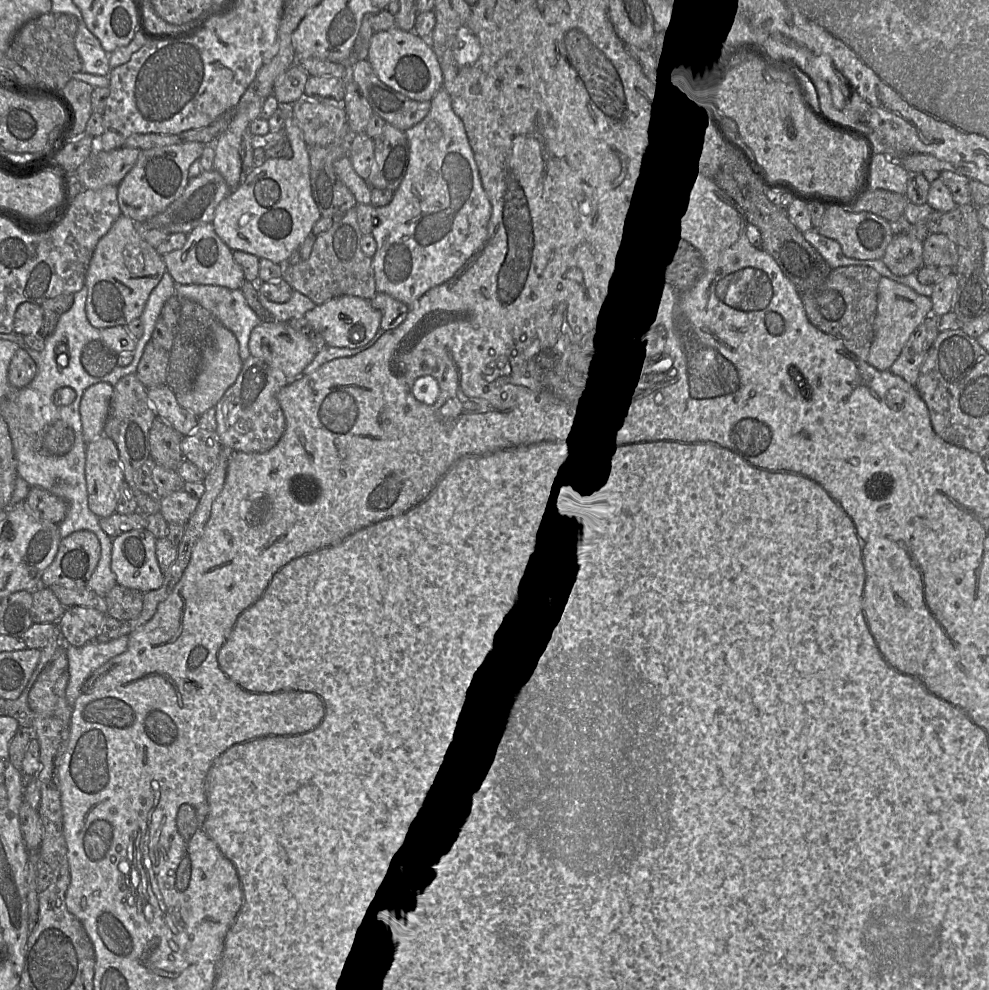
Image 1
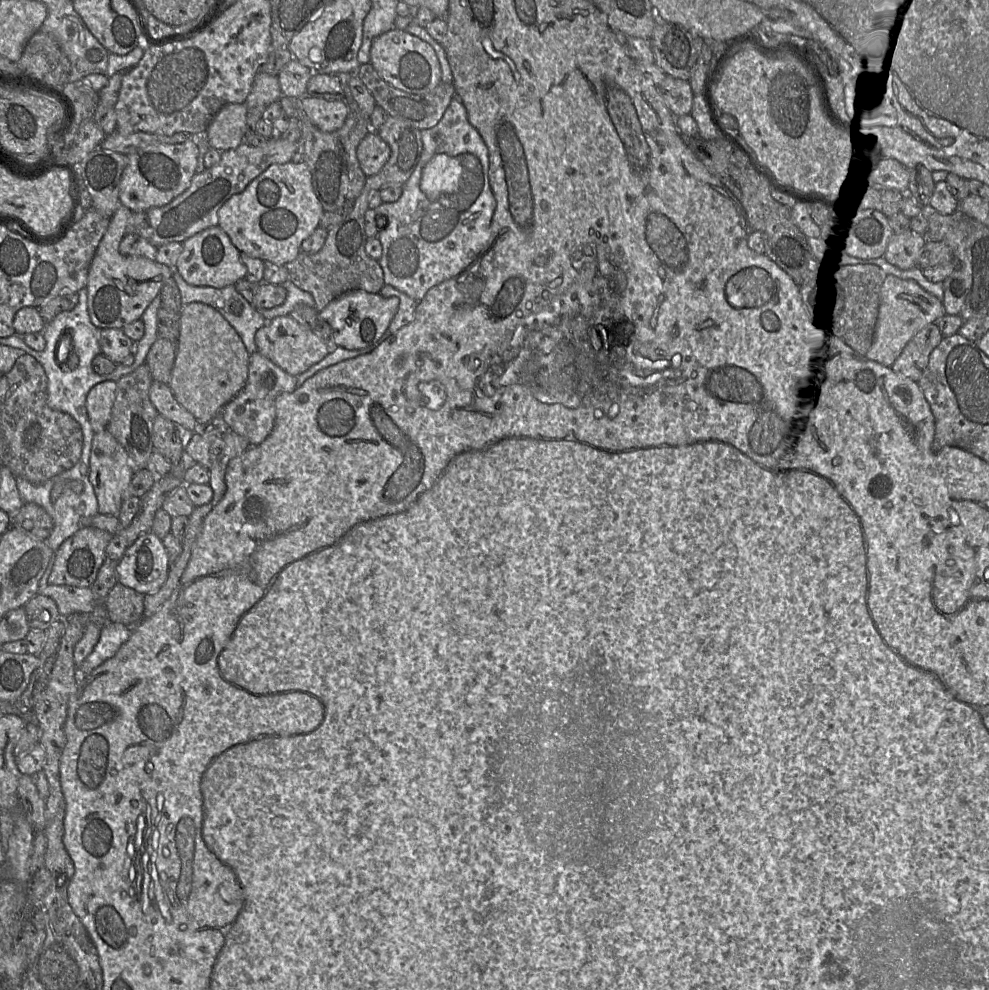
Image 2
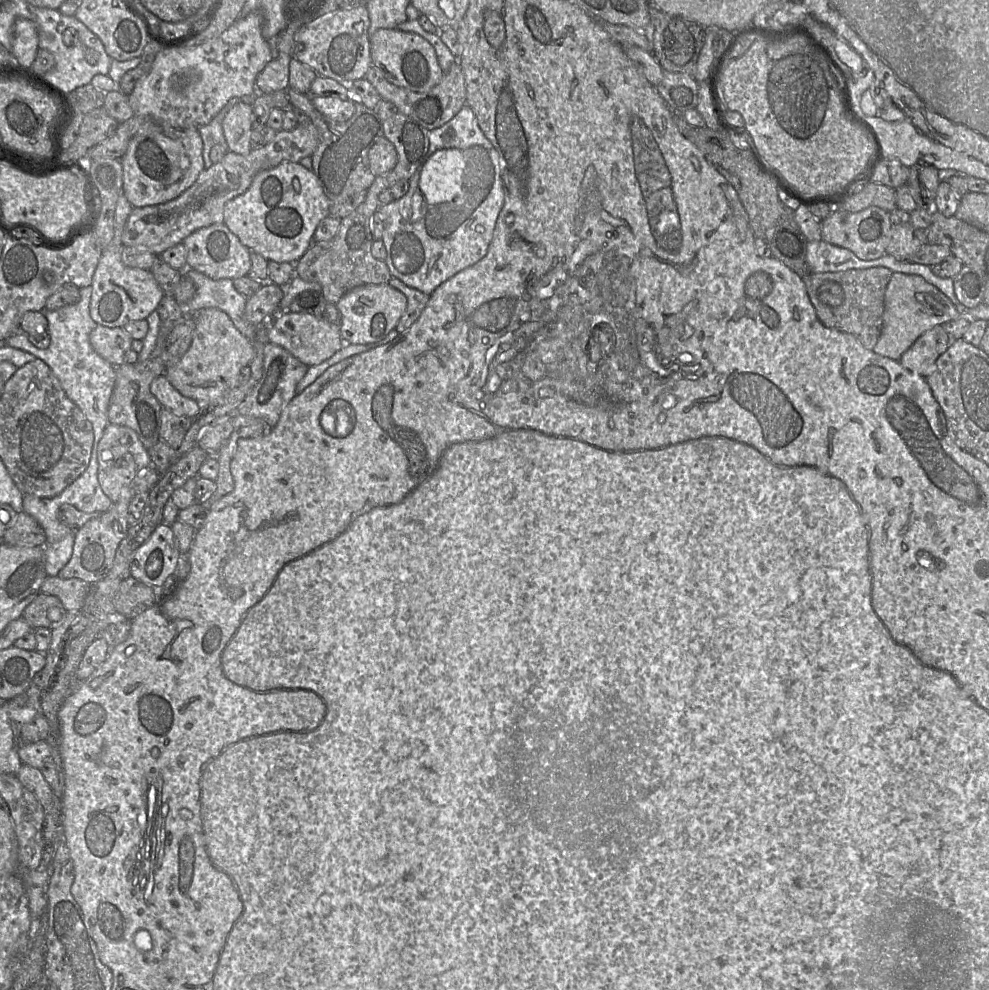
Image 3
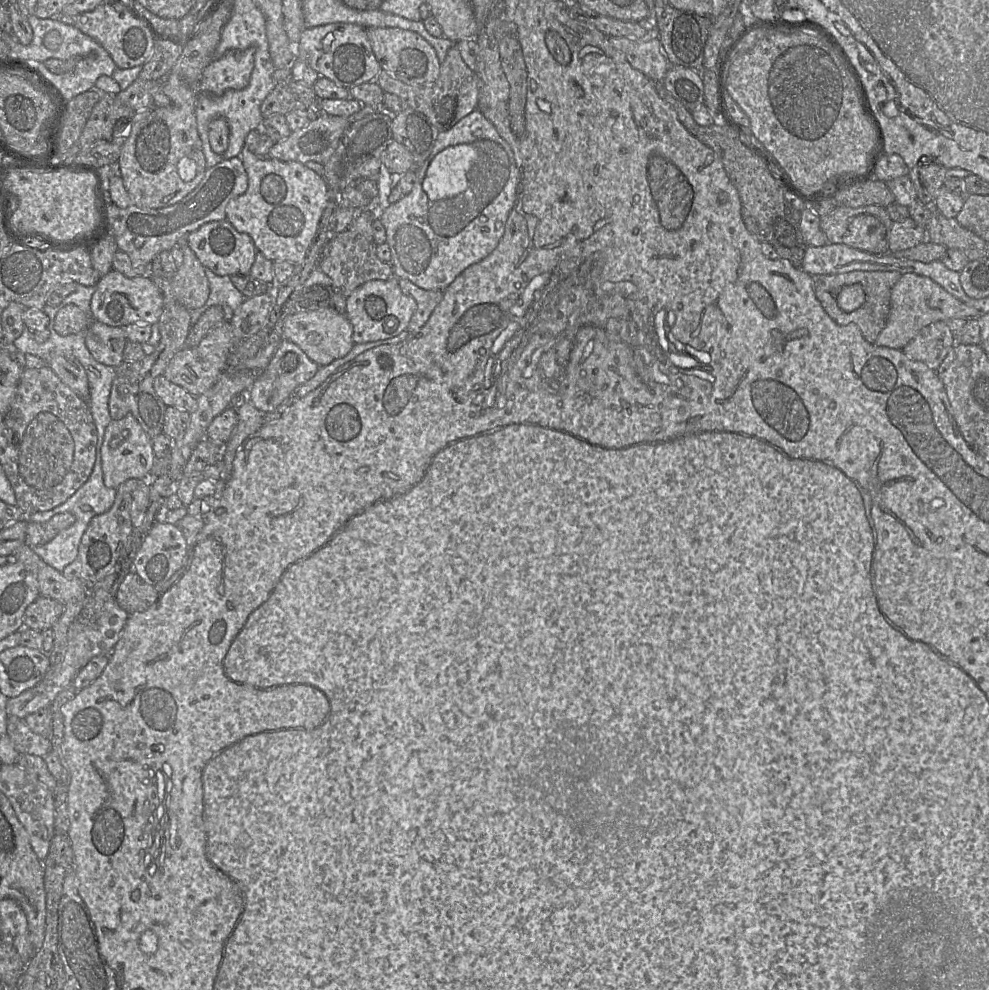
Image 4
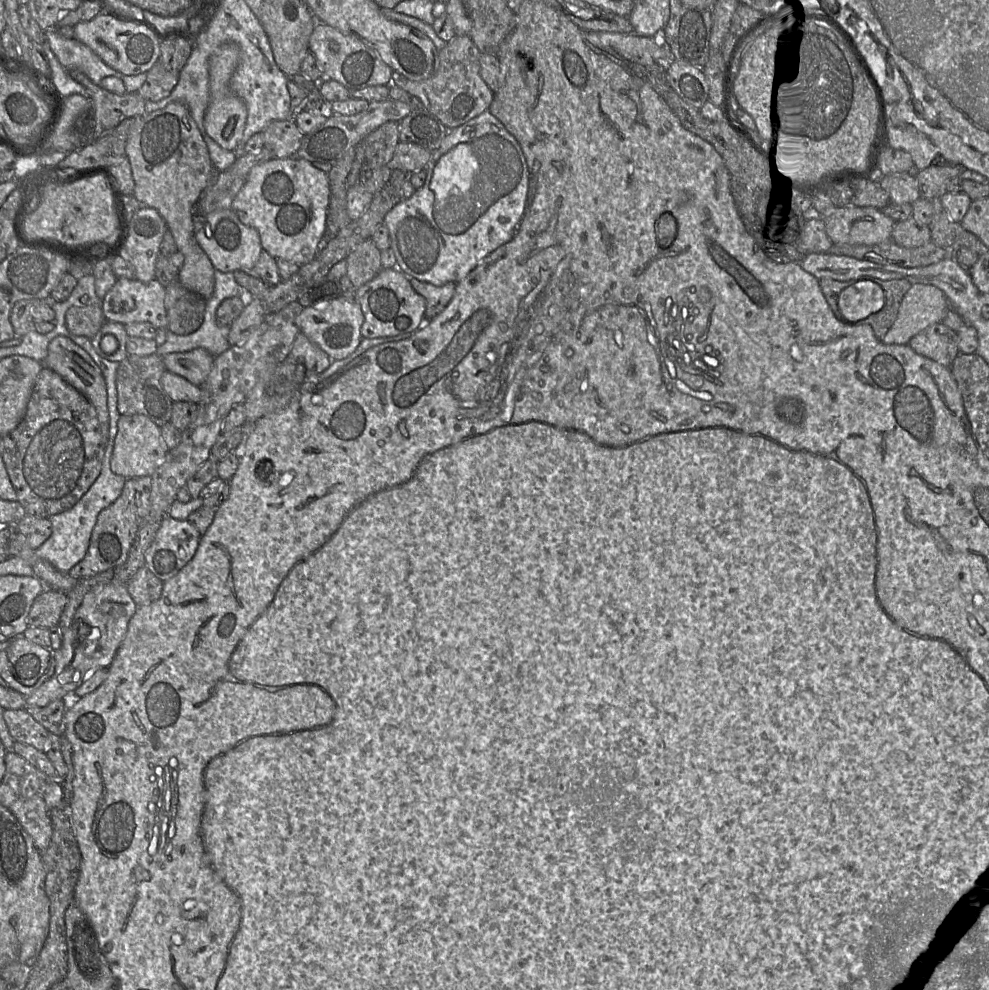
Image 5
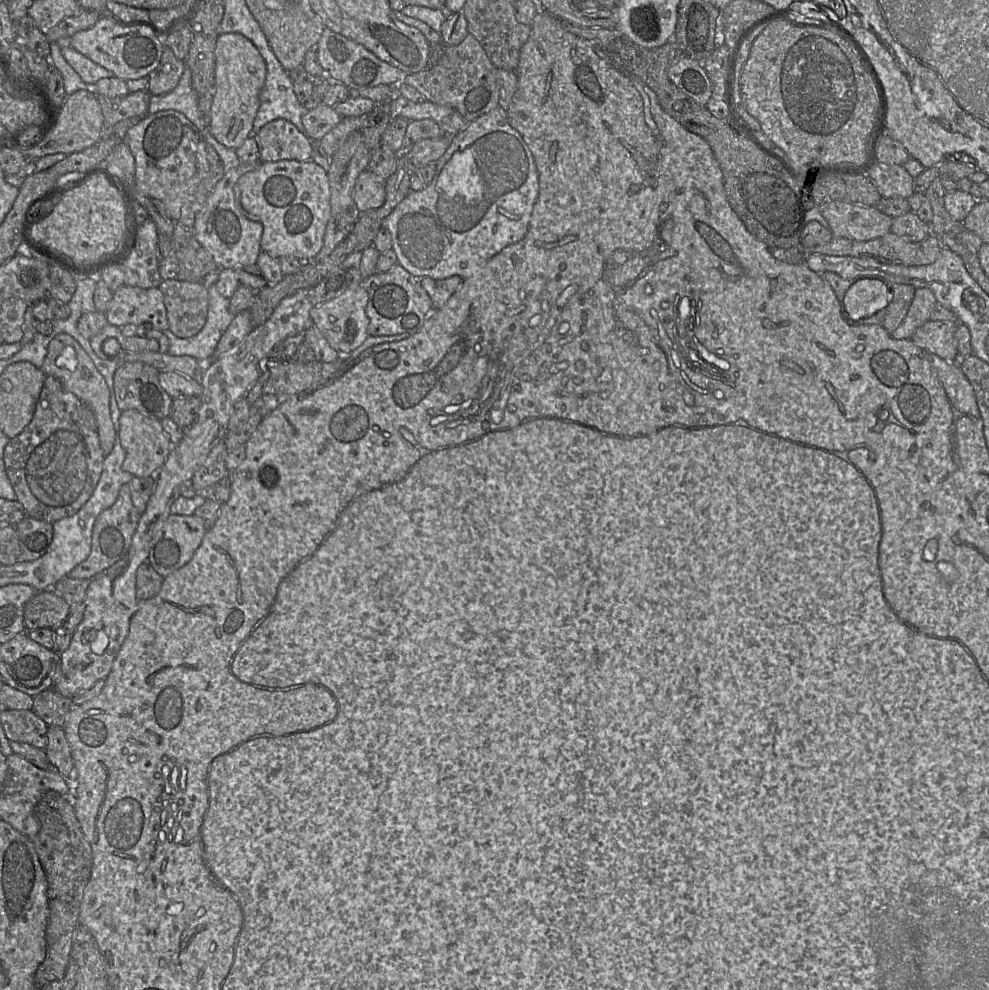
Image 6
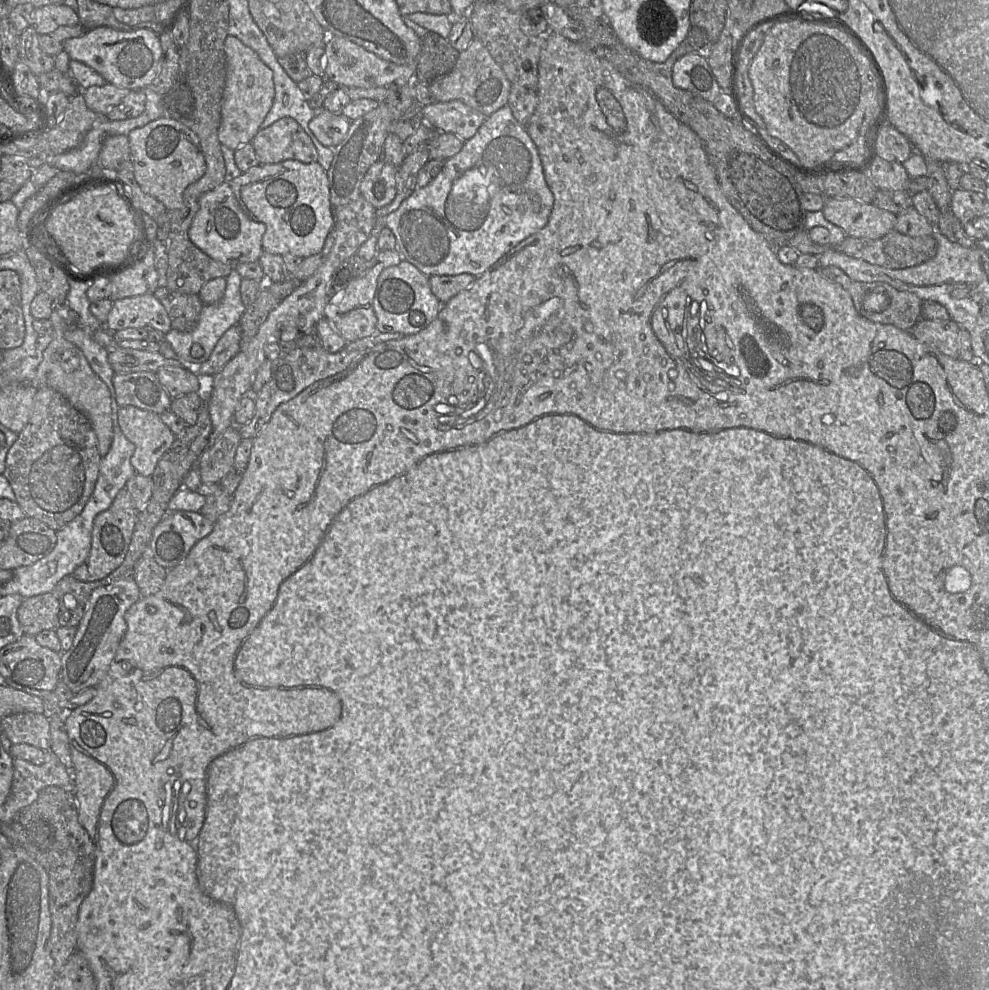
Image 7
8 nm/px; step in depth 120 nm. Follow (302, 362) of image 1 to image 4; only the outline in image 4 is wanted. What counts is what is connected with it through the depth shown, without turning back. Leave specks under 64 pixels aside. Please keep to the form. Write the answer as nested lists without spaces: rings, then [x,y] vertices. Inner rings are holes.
[[[328,306],[314,311],[292,313],[284,321],[282,338],[299,346],[319,366],[342,358],[352,349],[353,326],[345,315]]]

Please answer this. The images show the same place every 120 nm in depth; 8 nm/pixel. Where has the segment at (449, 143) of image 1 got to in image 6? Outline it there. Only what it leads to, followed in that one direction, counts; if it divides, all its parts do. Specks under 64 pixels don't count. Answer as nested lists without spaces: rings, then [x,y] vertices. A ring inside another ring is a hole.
[[[497,107],[490,112],[479,116],[468,123],[464,130],[451,136],[451,142],[448,149],[436,162],[435,176],[431,183],[421,191],[410,191],[409,194],[394,208],[390,215],[384,219],[382,227],[389,230],[391,234],[392,250],[396,253],[398,264],[413,276],[417,278],[430,277],[436,280],[449,278],[451,276],[460,276],[463,279],[467,279],[503,248],[519,242],[526,236],[538,195],[539,176],[533,155],[521,134],[510,125],[505,111],[501,107]]]

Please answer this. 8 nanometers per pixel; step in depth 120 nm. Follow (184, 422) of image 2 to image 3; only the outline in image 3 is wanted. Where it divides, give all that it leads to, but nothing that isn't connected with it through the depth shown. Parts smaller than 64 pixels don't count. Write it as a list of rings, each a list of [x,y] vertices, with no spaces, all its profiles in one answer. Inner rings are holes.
[[[165,375],[156,377],[152,381],[150,389],[163,409],[168,409],[177,416],[193,419],[202,410],[195,400],[185,397],[177,391]]]

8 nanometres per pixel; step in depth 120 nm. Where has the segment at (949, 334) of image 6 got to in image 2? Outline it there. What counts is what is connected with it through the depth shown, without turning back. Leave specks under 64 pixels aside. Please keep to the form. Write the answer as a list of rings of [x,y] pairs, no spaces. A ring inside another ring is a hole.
[[[935,323],[925,326],[908,342],[890,368],[918,383],[928,365],[931,352],[942,339],[943,336]]]

